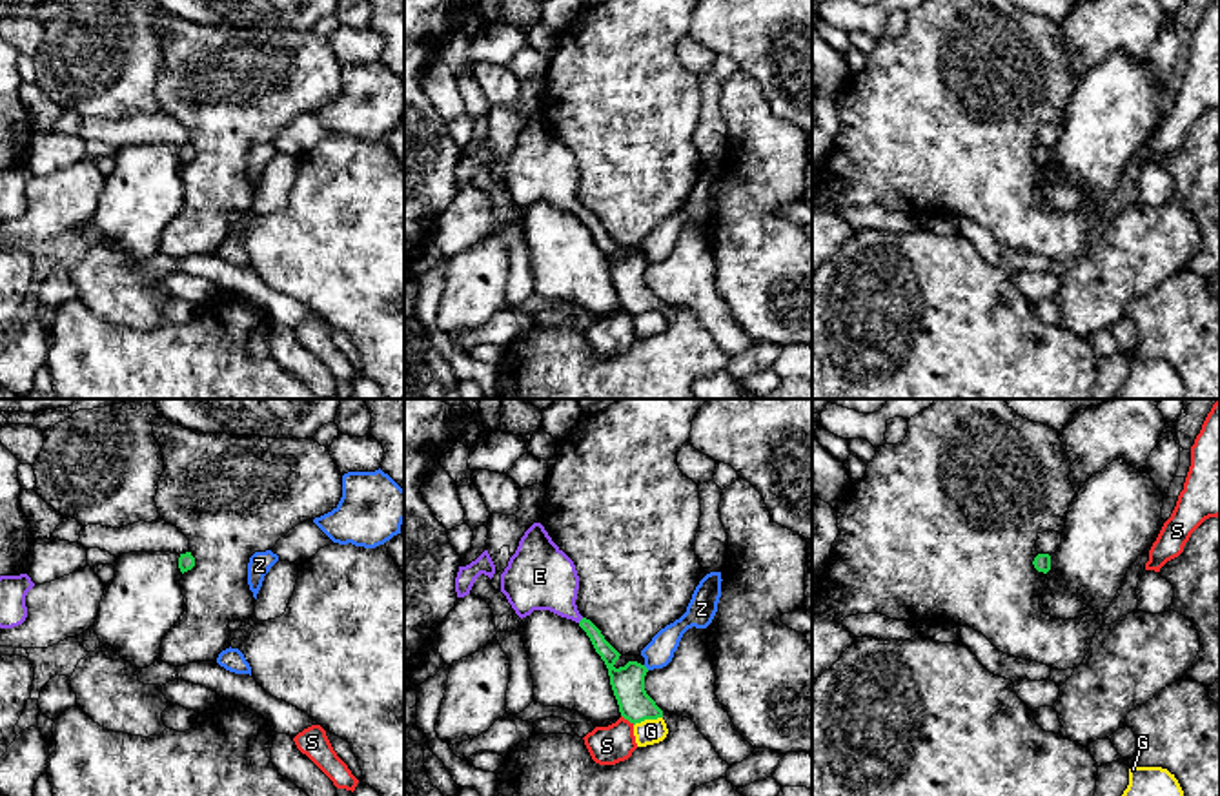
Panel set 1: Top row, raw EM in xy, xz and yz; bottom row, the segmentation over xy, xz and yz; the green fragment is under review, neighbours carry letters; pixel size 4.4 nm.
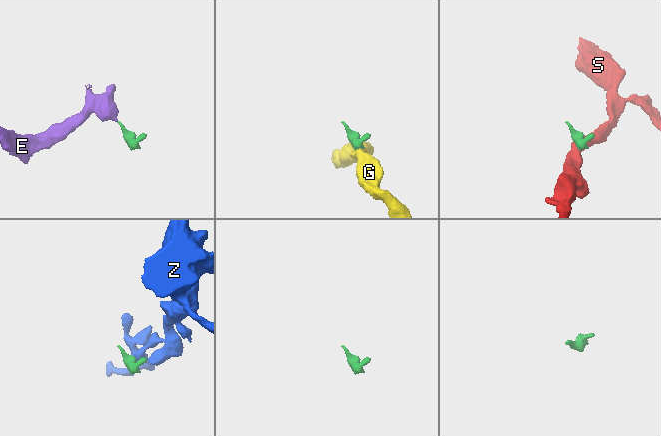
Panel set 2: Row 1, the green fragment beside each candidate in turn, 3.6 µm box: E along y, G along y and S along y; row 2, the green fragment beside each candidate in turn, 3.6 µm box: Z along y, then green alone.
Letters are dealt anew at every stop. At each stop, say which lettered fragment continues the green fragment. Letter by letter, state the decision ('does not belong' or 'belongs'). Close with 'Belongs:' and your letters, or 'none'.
E: belongs
G: does not belong
S: does not belong
Z: does not belong
Belongs: E

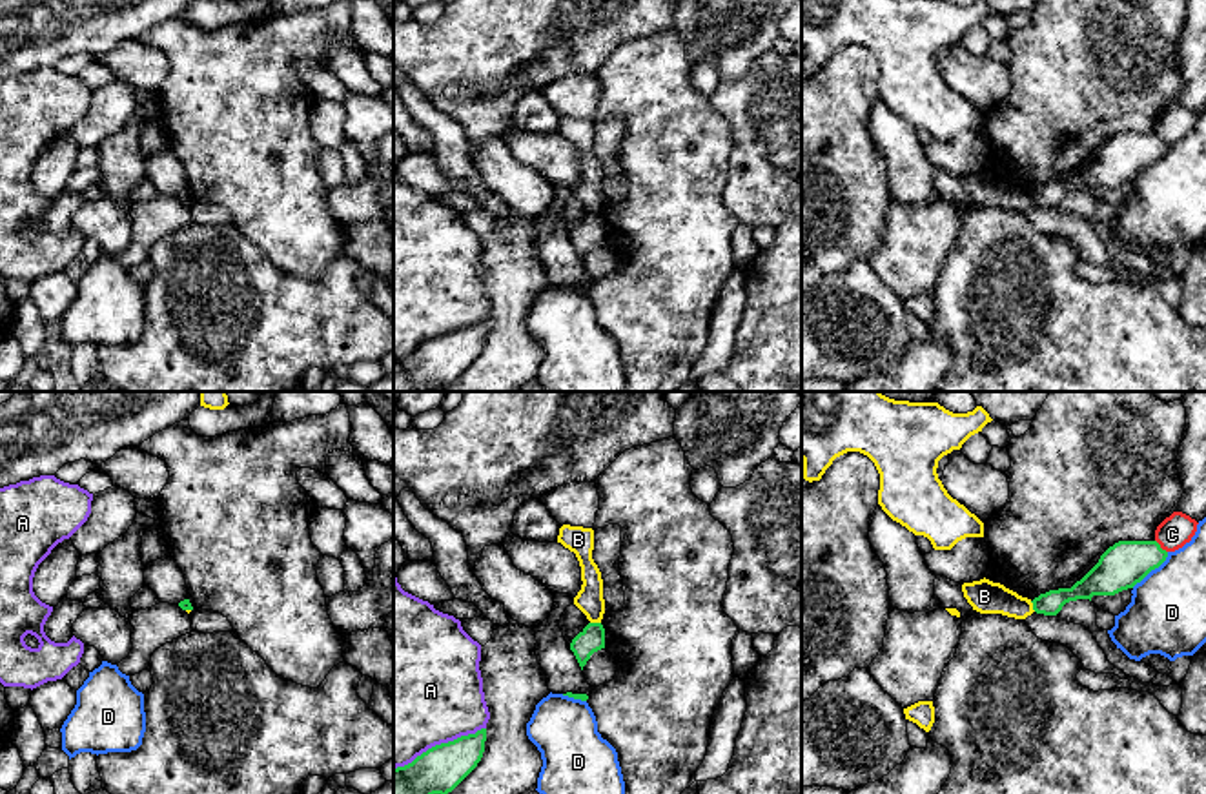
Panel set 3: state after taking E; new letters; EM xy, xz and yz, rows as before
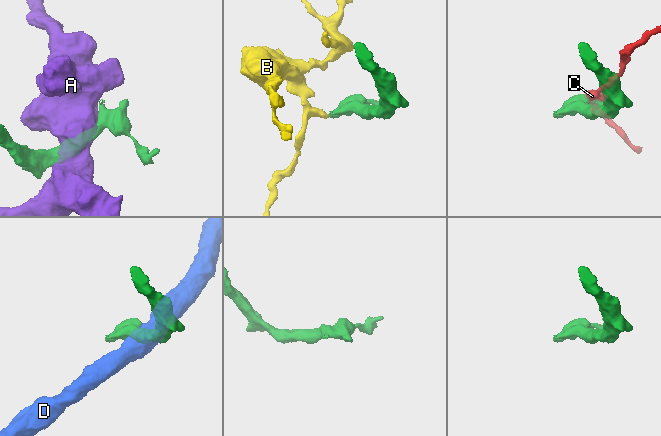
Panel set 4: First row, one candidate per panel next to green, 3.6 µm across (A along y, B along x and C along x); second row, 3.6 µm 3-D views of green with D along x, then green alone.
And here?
A: does not belong
B: does not belong
C: does not belong
D: does not belong
Belongs: none

